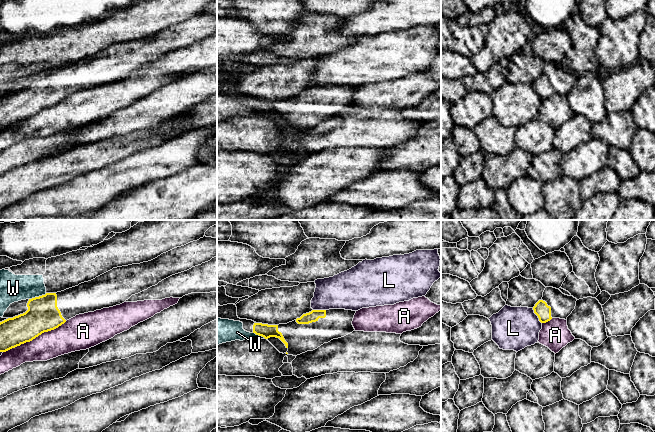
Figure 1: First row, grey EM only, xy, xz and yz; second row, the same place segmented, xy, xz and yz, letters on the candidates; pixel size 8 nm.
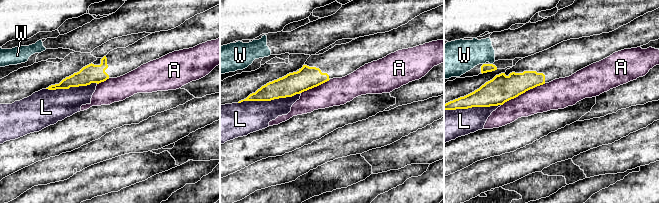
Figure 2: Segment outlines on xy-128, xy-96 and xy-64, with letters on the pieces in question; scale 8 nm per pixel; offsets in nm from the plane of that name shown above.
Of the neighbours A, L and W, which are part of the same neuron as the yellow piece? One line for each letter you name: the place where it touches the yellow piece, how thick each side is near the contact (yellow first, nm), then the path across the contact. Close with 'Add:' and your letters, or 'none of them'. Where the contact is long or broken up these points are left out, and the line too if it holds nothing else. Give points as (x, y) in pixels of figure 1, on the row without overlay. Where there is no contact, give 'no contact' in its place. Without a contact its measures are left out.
Add: none of them

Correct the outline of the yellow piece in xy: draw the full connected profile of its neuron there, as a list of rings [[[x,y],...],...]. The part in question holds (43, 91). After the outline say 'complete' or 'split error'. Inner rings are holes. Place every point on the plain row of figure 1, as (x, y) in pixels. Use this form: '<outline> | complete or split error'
[[[204,12],[197,17],[163,29],[151,37],[113,44],[78,62],[29,75],[28,86],[25,89],[0,98],[0,128],[30,118],[42,109],[58,104],[76,91],[120,81],[132,71],[147,66],[172,51],[208,38],[214,33],[217,33],[217,14]]] | split error

